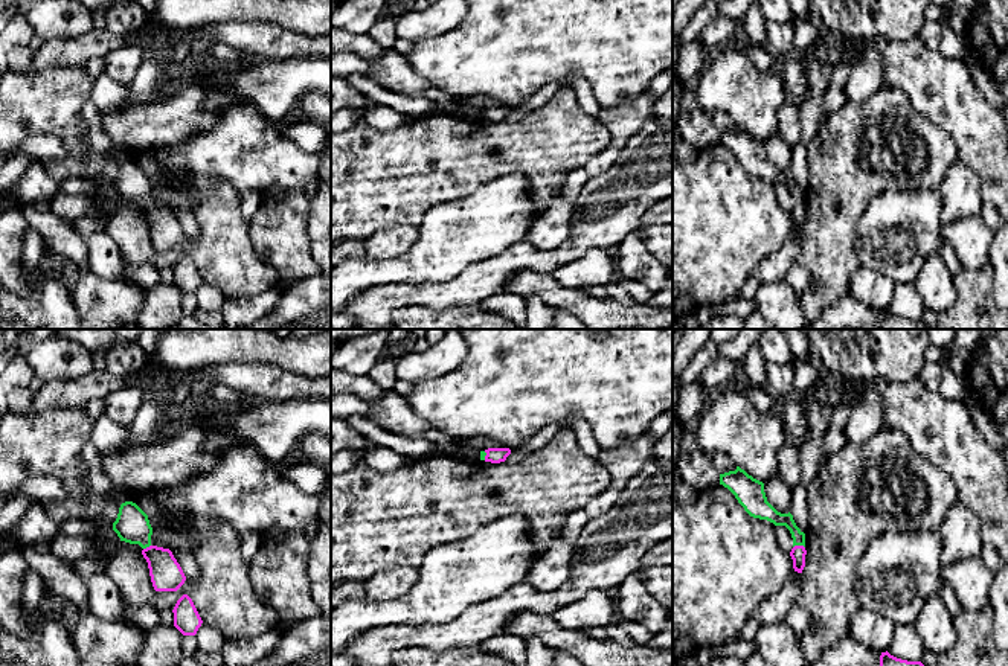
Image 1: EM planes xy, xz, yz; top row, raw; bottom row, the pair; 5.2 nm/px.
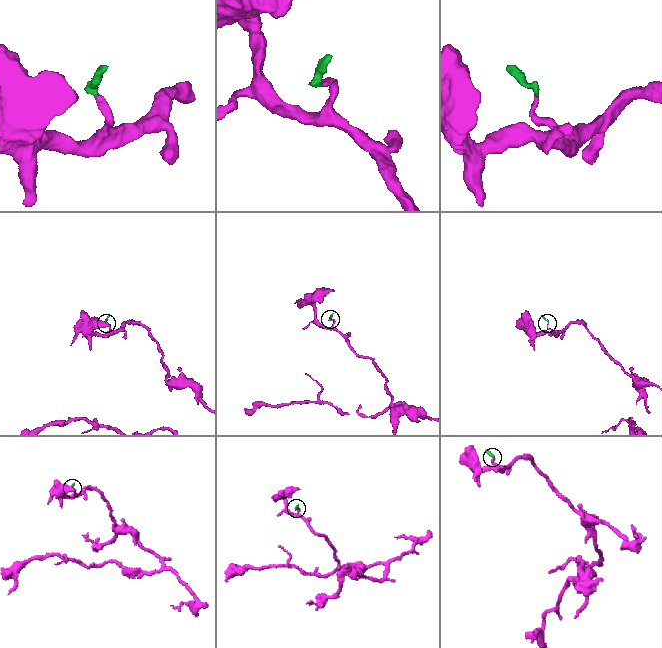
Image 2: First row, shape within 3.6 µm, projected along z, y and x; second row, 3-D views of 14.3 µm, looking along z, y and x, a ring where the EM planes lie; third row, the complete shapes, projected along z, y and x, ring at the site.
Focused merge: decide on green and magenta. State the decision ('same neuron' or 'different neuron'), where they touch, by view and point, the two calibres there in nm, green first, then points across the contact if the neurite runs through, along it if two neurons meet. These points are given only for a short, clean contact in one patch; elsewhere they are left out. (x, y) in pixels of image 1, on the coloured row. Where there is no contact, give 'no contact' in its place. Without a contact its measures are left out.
same neuron; contact yz (798, 544); calibres 100 and 80 nm; way yz (764, 511), (783, 518), (798, 544), (798, 553)

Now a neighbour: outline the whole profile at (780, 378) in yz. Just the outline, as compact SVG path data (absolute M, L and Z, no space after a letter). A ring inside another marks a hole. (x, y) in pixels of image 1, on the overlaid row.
M766 363L766 383L769 392L779 401L795 395L795 367L793 363L776 364Z

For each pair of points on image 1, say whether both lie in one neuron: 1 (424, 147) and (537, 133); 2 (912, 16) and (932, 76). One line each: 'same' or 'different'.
1: same
2: different

